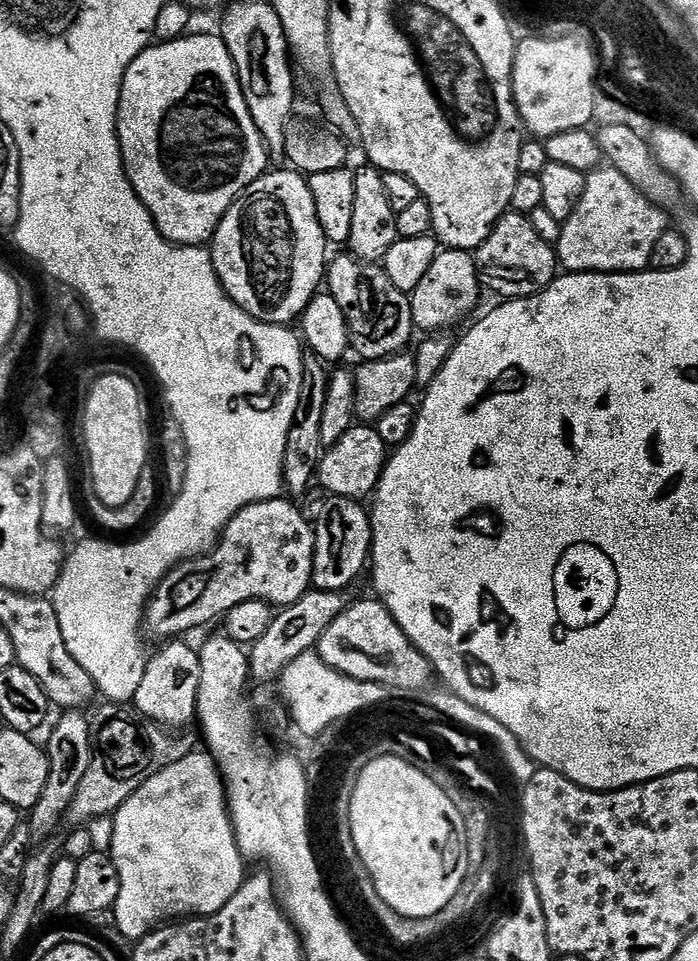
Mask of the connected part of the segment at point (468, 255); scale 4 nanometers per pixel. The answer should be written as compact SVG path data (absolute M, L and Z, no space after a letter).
M457 248L437 251L434 262L422 282L411 292L412 323L421 333L435 334L455 329L459 320L464 320L476 308L480 300L482 285L476 269L476 258L472 252L463 252Z

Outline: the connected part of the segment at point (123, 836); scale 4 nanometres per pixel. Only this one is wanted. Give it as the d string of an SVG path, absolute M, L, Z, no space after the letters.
M172 774L151 776L145 784L138 786L138 790L134 790L134 794L130 794L130 798L126 798L126 802L123 806L112 816L114 842L112 843L110 855L112 861L118 866L118 878L120 879L120 893L116 899L115 906L115 931L117 933L121 932L126 939L132 940L131 942L143 940L150 930L163 925L165 922L171 921L173 918L209 916L218 910L222 910L222 906L226 906L226 902L230 902L230 898L234 898L234 894L238 894L238 890L242 887L246 879L246 871L244 872L246 861L238 850L238 842L236 841L236 835L232 829L232 818L228 814L228 797L224 791L223 779L216 774L213 774L213 776L168 775Z

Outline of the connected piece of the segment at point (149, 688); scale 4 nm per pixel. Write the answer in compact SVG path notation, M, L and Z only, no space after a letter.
M168 642L160 653L153 655L142 674L142 686L134 701L137 712L155 724L162 724L169 730L184 728L196 720L198 682L200 681L200 654L195 647L184 642Z

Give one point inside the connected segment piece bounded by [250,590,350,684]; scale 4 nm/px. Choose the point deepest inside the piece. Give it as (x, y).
(296, 628)

